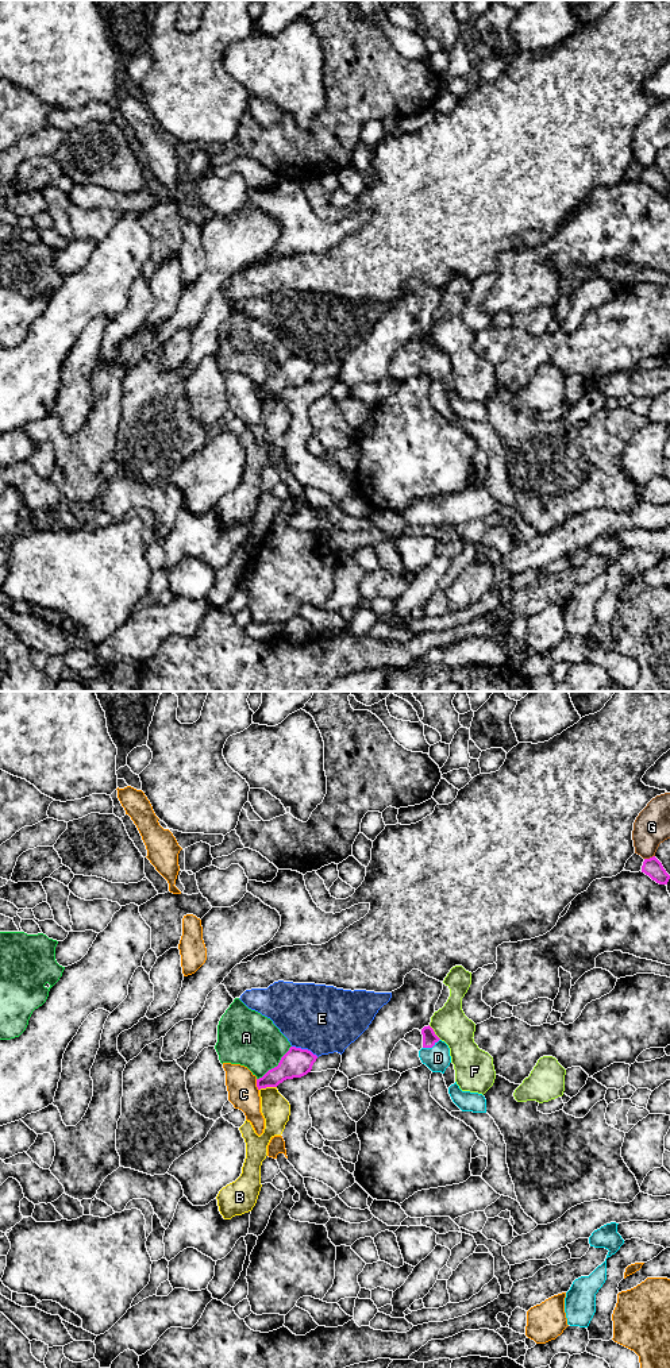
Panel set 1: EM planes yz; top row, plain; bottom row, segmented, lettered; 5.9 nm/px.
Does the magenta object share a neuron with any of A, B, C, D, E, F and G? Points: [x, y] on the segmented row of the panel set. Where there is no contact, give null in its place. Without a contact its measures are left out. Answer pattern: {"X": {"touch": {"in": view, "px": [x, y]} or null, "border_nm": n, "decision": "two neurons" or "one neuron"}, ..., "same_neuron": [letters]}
{"A": {"touch": {"in": "yz", "px": [277, 1066]}, "border_nm": 300, "decision": "two neurons"}, "B": {"touch": {"in": "yz", "px": [268, 1086]}, "border_nm": 110, "decision": "two neurons"}, "C": {"touch": {"in": "yz", "px": [257, 1085]}, "border_nm": 70, "decision": "two neurons"}, "D": {"touch": {"in": "yz", "px": [431, 1047]}, "border_nm": 120, "decision": "one neuron"}, "E": {"touch": {"in": "yz", "px": [305, 1049]}, "border_nm": 170, "decision": "two neurons"}, "F": {"touch": {"in": "yz", "px": [434, 1032]}, "border_nm": 120, "decision": "two neurons"}, "G": {"touch": {"in": "yz", "px": [650, 858]}, "border_nm": 70, "decision": "two neurons"}, "same_neuron": ["D"]}

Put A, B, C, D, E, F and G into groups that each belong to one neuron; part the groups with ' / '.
A / B / C / D / E / F / G

